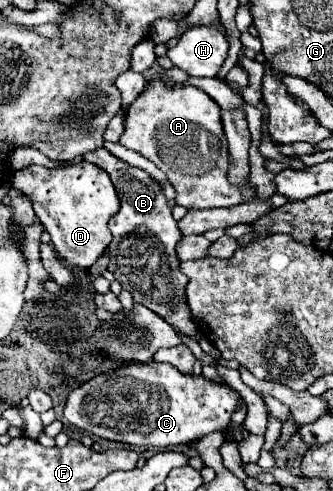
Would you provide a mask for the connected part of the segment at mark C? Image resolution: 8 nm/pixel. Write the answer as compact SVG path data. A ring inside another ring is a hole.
M136 363L130 367L118 367L112 373L102 373L90 379L88 383L80 385L78 389L74 389L66 399L64 419L106 441L166 449L174 445L188 445L214 431L226 431L232 413L240 409L242 403L244 399L240 397L240 393L224 383L210 381L202 375L186 375L176 367L172 367L170 363L146 363L146 365Z

